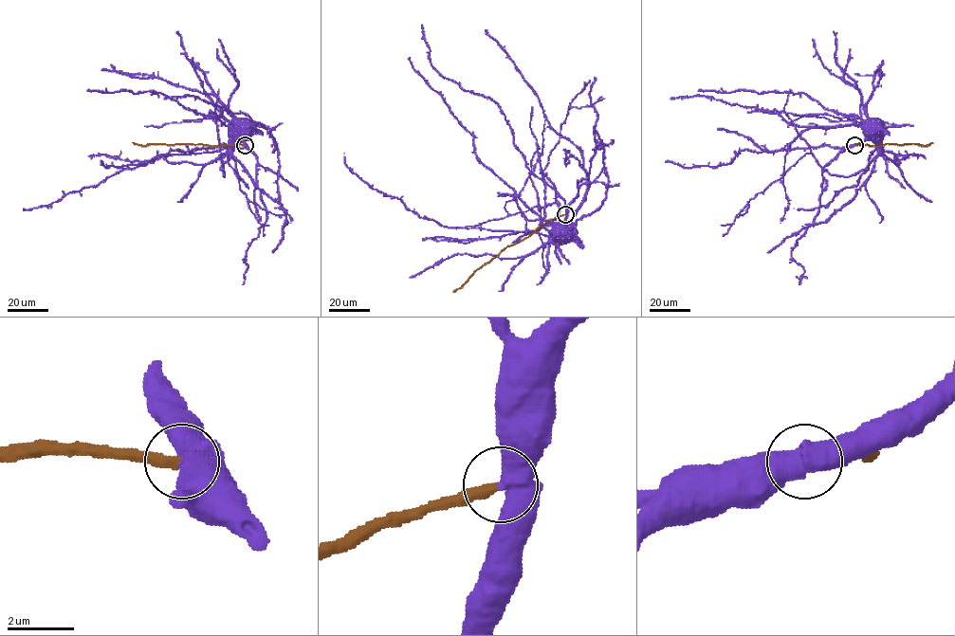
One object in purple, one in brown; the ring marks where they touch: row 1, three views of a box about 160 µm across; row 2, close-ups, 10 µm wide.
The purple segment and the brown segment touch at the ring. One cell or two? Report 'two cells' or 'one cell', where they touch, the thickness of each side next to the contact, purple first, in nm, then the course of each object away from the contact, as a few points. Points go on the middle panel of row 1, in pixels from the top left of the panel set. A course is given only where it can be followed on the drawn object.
two cells | (565, 214) | 550/320 nm | purple via (565, 214), (564, 228), (556, 236) | brown via (565, 214), (548, 219), (530, 235), (504, 248), (453, 291)

